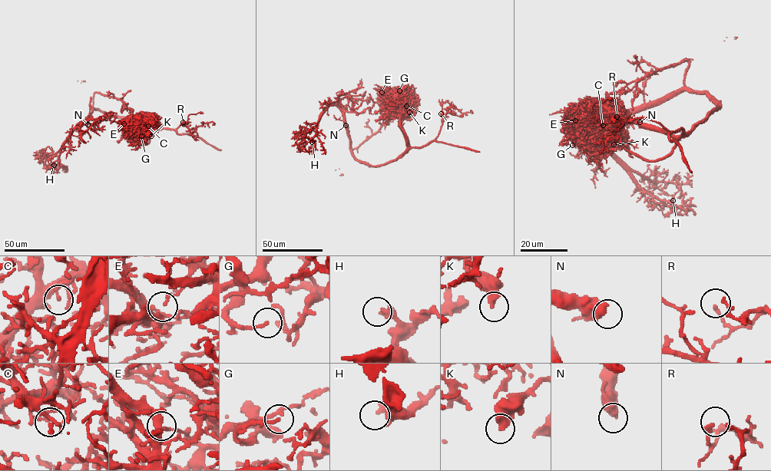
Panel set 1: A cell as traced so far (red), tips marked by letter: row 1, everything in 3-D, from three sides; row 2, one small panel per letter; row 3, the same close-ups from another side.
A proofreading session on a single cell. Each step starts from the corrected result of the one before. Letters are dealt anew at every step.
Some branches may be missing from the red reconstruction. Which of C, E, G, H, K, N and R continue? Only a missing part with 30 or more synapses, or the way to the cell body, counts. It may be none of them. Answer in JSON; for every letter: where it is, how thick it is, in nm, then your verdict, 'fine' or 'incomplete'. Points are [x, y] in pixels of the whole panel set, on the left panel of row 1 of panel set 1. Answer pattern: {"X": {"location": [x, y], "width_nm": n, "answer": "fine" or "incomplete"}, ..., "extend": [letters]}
{"C": {"location": [148, 126], "width_nm": 110, "answer": "fine"}, "E": {"location": [124, 123], "width_nm": 200, "answer": "fine"}, "G": {"location": [141, 136], "width_nm": 170, "answer": "fine"}, "H": {"location": [54, 165], "width_nm": 360, "answer": "fine"}, "K": {"location": [151, 136], "width_nm": 480, "answer": "fine"}, "N": {"location": [87, 124], "width_nm": 550, "answer": "fine"}, "R": {"location": [183, 122], "width_nm": 170, "answer": "fine"}, "extend": []}

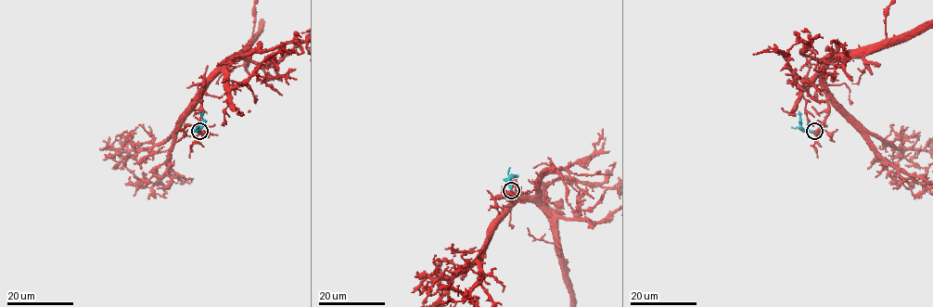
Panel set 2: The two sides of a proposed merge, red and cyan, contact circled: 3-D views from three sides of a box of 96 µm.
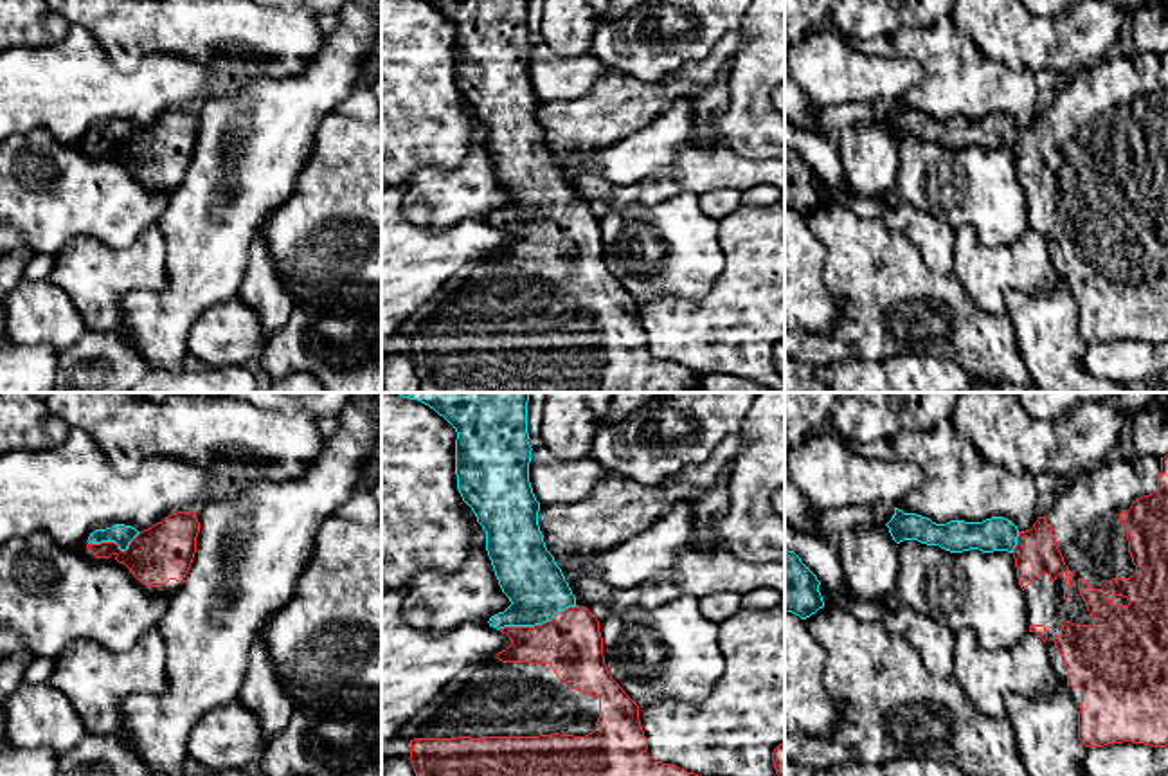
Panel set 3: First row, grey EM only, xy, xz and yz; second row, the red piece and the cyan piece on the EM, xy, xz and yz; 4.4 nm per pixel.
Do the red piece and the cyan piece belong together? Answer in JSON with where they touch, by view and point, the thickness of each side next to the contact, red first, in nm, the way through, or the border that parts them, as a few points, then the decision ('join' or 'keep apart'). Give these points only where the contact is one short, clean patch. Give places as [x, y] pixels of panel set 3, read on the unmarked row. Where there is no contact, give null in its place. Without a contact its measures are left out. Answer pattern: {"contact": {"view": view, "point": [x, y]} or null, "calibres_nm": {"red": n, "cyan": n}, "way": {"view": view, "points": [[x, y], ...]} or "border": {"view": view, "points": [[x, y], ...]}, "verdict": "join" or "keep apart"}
{"contact": {"view": "xz", "point": [537, 222]}, "calibres_nm": {"red": 280, "cyan": 280}, "way": {"view": "xz", "points": [[571, 238], [537, 222], [537, 184], [528, 171]]}, "verdict": "join"}

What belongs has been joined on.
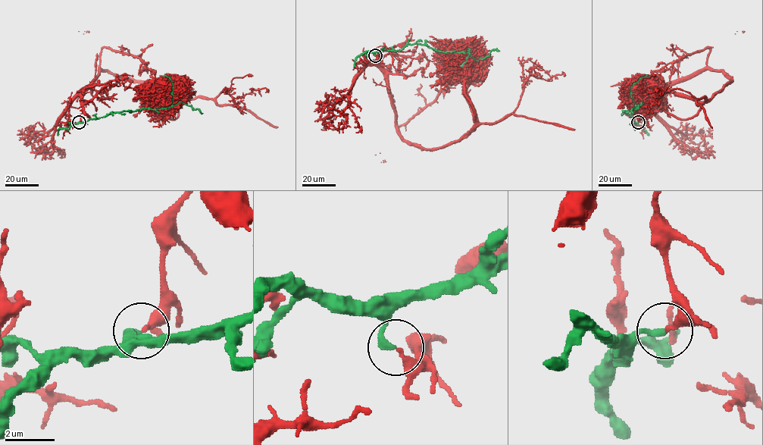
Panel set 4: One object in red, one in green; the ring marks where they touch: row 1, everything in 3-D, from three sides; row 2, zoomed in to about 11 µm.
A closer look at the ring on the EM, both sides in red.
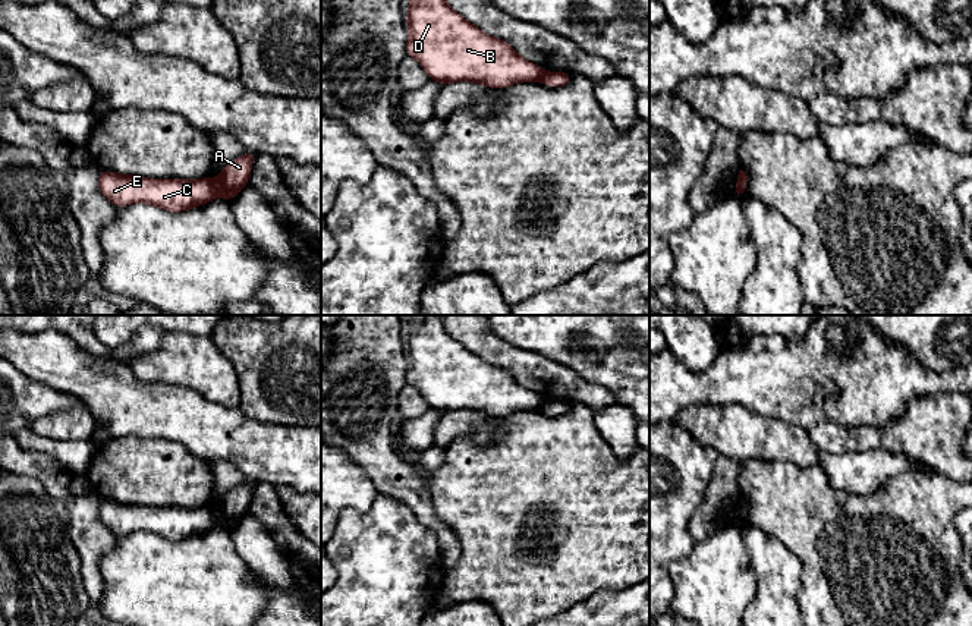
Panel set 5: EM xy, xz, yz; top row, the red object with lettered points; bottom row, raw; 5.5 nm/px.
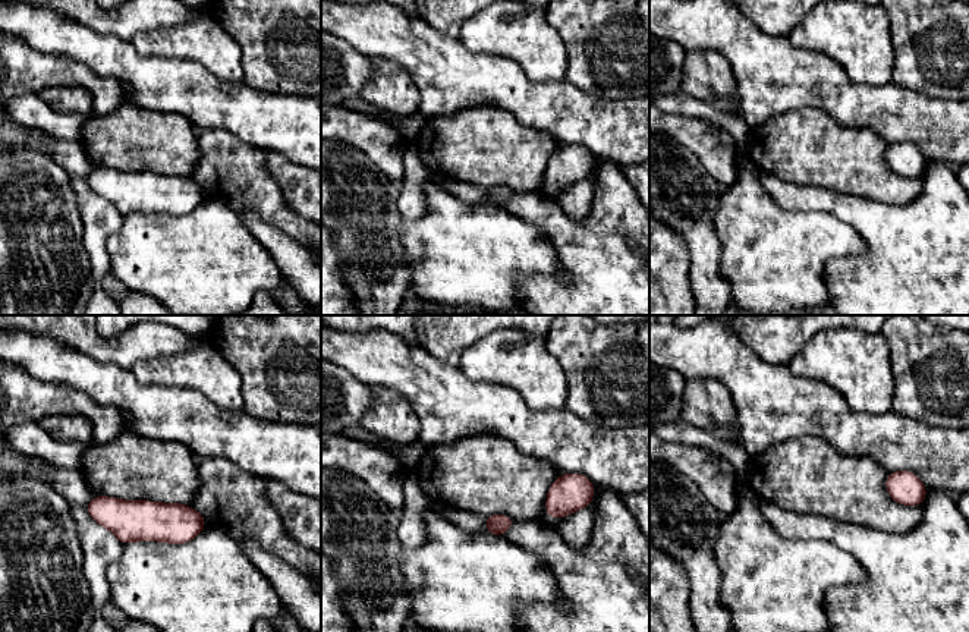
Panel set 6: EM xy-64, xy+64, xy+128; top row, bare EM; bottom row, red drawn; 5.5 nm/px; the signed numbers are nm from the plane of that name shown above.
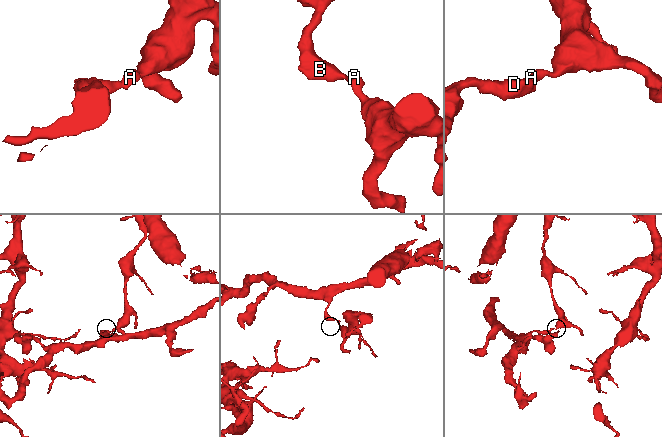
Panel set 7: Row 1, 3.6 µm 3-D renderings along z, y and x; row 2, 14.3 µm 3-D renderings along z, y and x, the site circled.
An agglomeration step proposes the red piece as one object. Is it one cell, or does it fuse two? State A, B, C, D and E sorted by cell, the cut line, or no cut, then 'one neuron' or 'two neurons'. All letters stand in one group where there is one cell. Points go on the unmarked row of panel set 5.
groups A / B C D E; cut xy (213, 509), (217, 524); two neurons

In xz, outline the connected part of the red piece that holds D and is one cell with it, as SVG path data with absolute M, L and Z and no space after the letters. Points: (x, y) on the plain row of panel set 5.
M403 315L409 321L406 381L419 390L431 409L440 412L476 410L490 416L507 416L516 410L538 410L541 394L522 387L509 371L482 361L456 342L444 328L443 315Z

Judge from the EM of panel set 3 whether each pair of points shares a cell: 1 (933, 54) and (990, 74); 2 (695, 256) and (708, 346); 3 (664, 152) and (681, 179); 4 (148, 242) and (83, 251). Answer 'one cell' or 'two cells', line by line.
1: one cell
2: two cells
3: two cells
4: one cell

